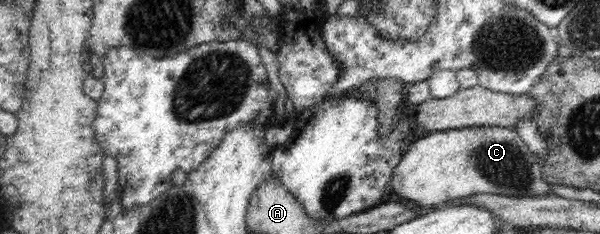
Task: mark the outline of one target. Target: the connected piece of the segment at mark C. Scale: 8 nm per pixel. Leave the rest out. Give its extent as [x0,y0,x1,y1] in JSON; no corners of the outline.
[390,126,554,209]

